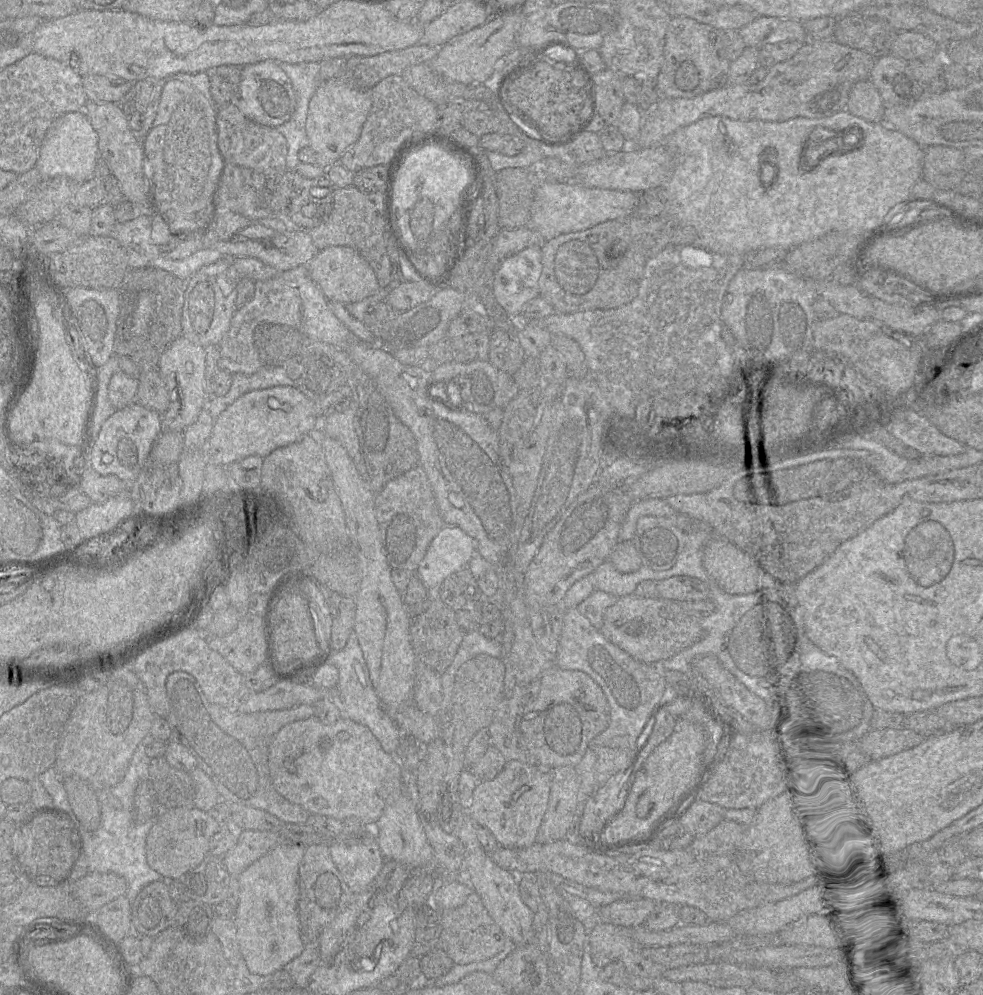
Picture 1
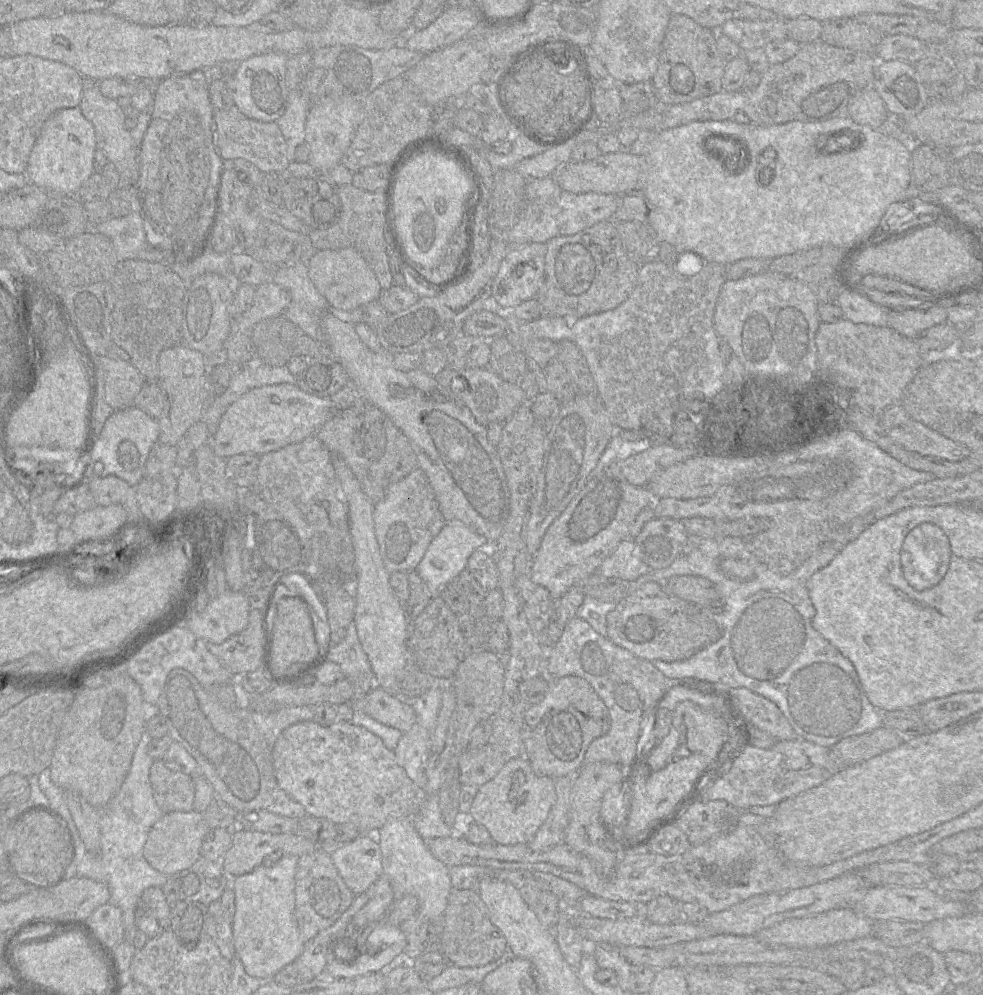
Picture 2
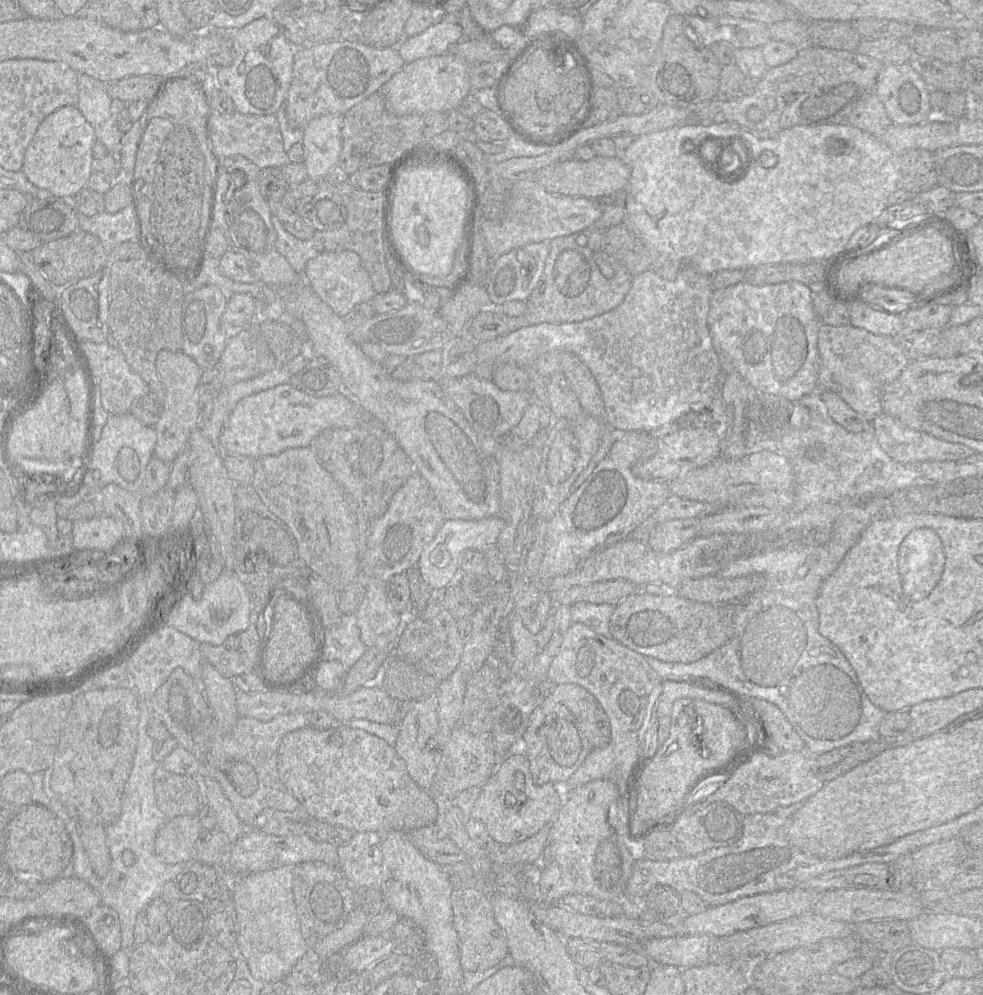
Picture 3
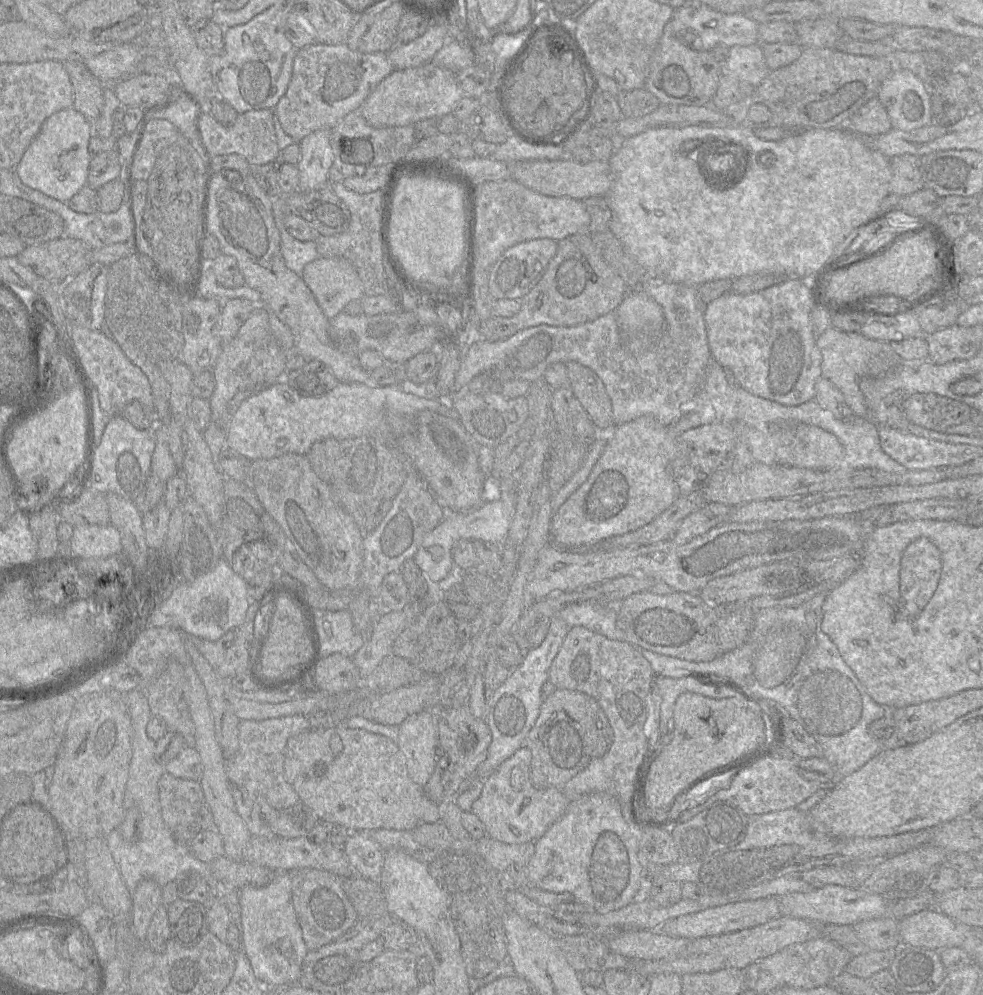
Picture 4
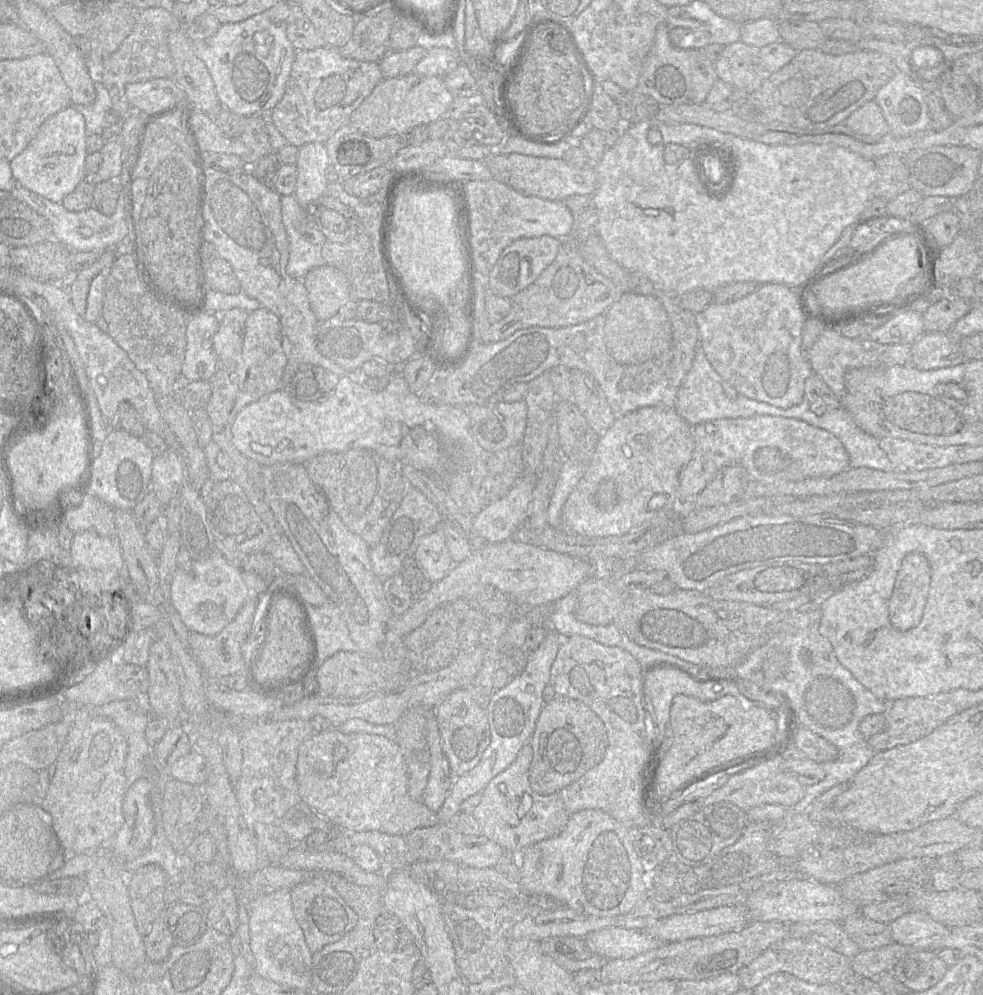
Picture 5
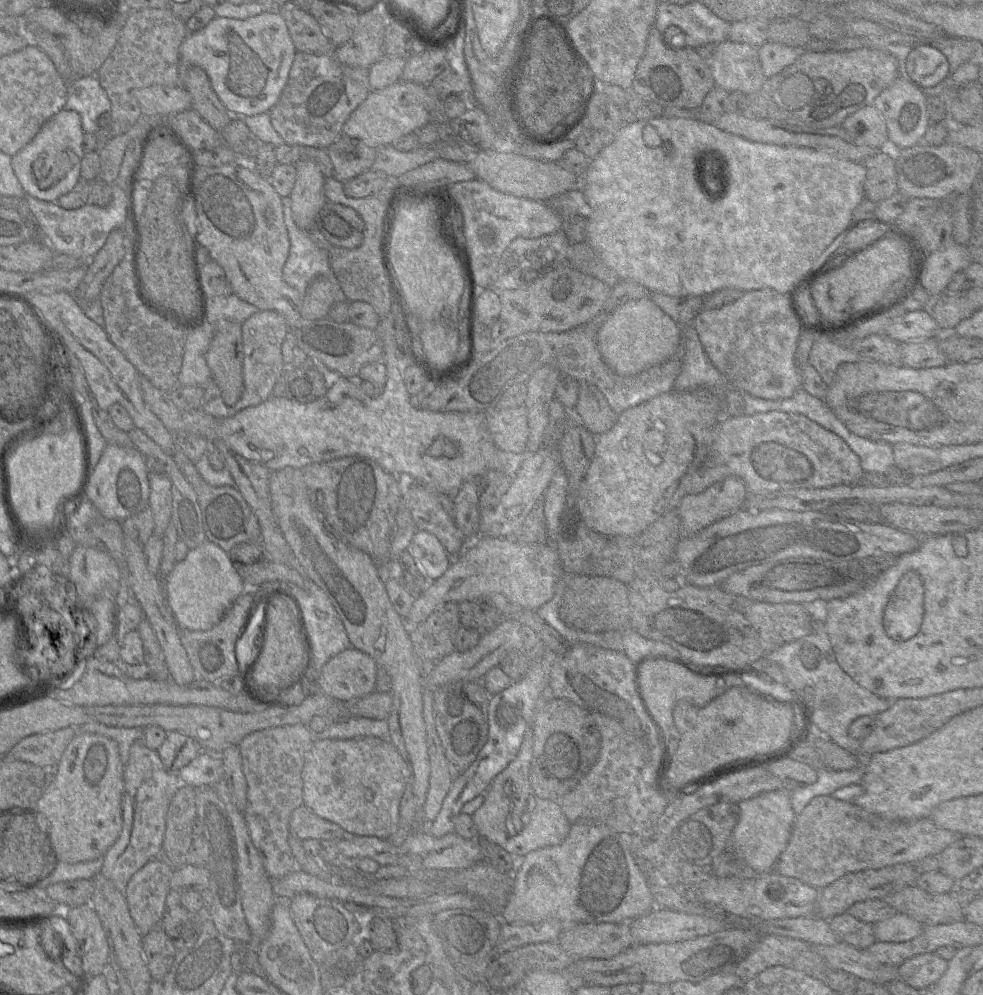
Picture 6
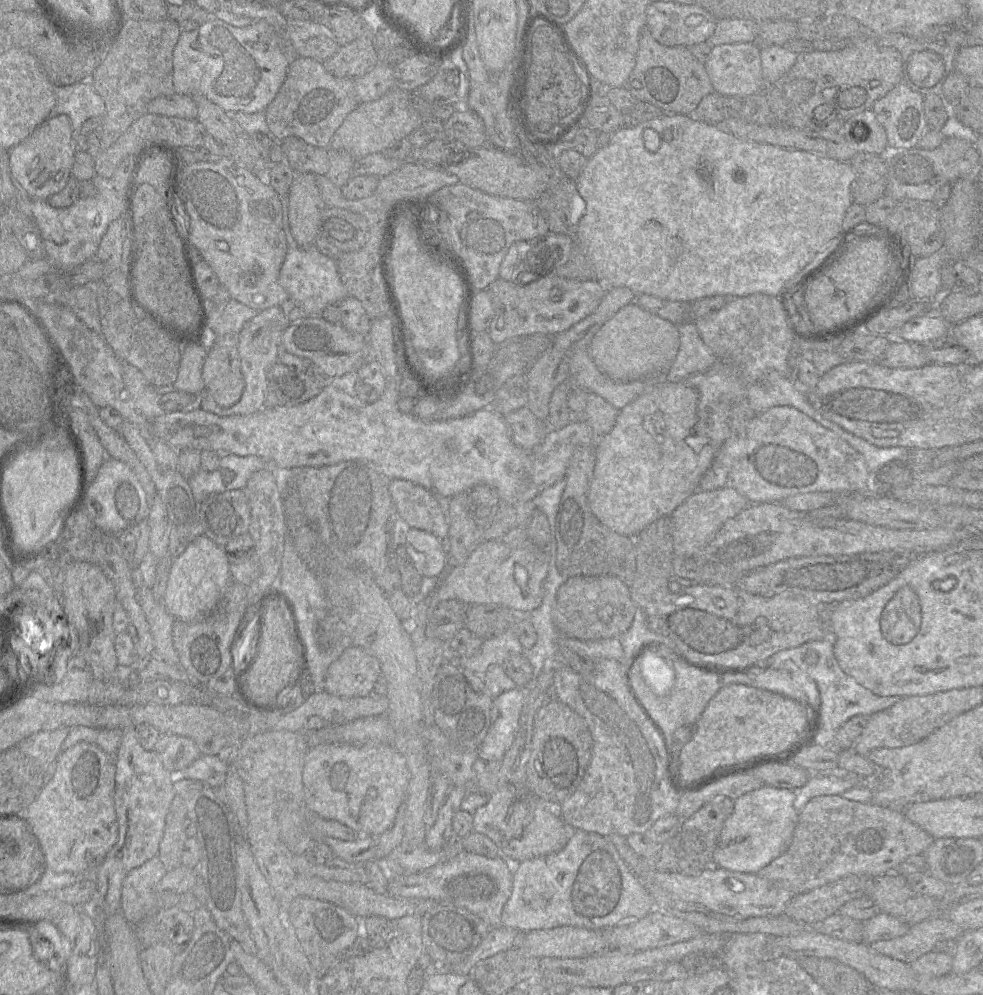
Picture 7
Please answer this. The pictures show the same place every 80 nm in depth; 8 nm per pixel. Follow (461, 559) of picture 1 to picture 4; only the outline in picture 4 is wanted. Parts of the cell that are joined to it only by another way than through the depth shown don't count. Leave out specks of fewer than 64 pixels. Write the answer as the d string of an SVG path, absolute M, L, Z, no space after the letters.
M501 494L500 500L485 502L467 512L446 512L442 522L424 536L414 556L415 562L429 581L440 582L452 569L452 549L459 540L484 540L505 546L515 508L516 495Z

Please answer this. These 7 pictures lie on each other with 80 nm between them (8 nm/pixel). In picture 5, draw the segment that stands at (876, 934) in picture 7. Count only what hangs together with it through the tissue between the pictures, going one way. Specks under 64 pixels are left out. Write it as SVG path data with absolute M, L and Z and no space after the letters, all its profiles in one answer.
M909 912L890 923L893 942L909 946L913 949L938 951L938 945L942 938L947 936L950 928L933 920L922 912Z

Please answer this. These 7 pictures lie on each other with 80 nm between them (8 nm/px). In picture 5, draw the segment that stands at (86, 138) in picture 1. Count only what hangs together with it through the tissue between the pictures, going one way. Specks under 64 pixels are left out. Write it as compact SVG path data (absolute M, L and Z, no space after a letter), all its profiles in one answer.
M71 105L49 117L27 147L10 161L17 185L61 203L85 177L87 134L84 116Z

